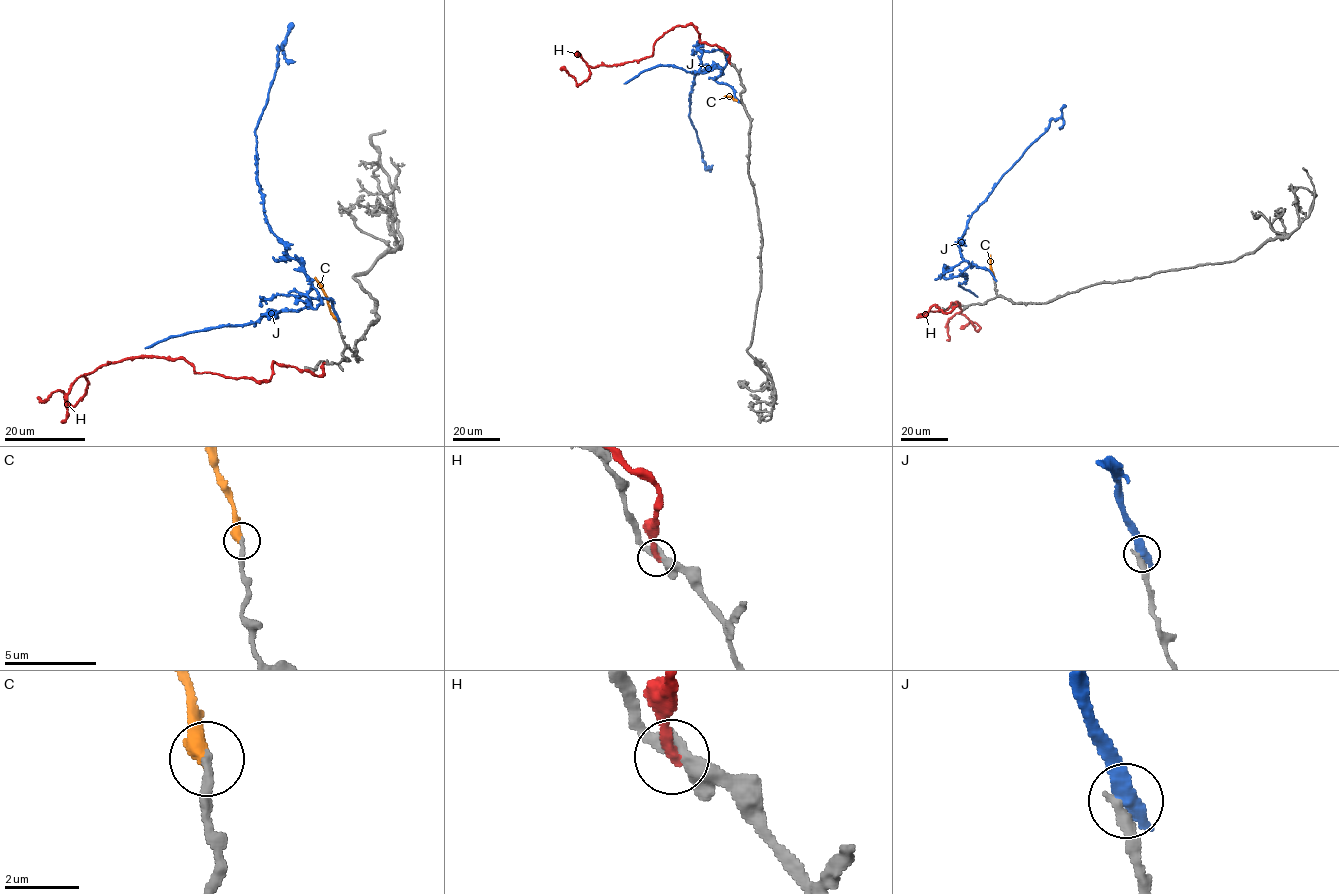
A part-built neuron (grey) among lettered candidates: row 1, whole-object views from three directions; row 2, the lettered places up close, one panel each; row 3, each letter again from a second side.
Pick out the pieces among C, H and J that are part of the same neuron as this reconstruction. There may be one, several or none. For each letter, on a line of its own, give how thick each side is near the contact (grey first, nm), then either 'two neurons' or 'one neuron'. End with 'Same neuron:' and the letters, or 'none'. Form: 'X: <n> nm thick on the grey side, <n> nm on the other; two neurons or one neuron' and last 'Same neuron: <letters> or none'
C: 260 nm thick on the grey side, 480 nm on the other; two neurons
H: 360 nm thick on the grey side, 280 nm on the other; two neurons
J: 280 nm thick on the grey side, 440 nm on the other; two neurons
Same neuron: none

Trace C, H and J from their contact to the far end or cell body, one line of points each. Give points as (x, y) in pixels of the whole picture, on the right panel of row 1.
C: (994, 279), (990, 255)
H: (957, 305), (944, 313), (933, 305), (918, 316), (957, 302), (979, 329), (974, 322), (963, 326)
J: (995, 279), (988, 270), (970, 264), (960, 253), (959, 244), (970, 216), (1052, 119), (1063, 119), (1059, 127)

